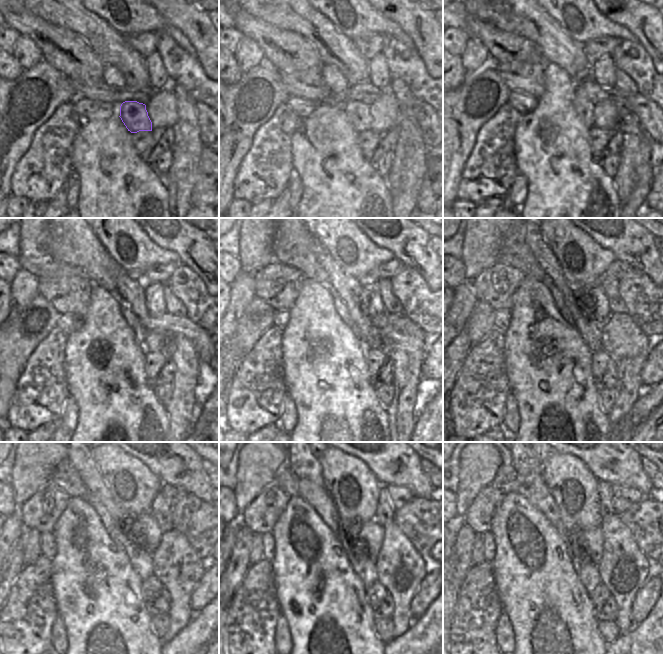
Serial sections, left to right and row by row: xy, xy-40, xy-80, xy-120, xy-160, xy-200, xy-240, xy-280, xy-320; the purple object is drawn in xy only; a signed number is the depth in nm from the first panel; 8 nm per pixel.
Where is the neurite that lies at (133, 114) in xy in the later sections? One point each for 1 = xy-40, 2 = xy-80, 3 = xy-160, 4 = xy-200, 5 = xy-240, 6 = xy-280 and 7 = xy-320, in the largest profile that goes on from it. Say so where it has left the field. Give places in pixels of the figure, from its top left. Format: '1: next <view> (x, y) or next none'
1: next xy-40 (358, 113)
2: next xy-80 (585, 109)
3: next xy-160 (339, 306)
4: next xy-200 (558, 299)
5: next xy-240 (107, 520)
6: next xy-280 (317, 497)
7: next xy-320 (532, 487)

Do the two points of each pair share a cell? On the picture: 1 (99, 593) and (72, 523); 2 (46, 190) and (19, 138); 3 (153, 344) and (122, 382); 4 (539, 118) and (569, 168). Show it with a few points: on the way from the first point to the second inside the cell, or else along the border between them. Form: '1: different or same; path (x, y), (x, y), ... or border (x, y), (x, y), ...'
1: same; path (92, 576), (74, 540)
2: different; border (35, 129), (28, 149), (20, 158), (13, 171)
3: different; border (142, 346), (144, 350)
4: same; path (551, 130), (552, 141), (564, 153), (564, 156)

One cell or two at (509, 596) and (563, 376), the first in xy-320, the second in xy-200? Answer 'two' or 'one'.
one

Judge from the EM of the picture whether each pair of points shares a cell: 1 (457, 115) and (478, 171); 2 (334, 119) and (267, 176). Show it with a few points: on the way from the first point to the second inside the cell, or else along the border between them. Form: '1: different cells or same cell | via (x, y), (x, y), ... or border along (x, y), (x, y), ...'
1: different cells | border along (480, 129), (464, 164), (462, 173)
2: different cells | border along (294, 132), (290, 142), (293, 174)

